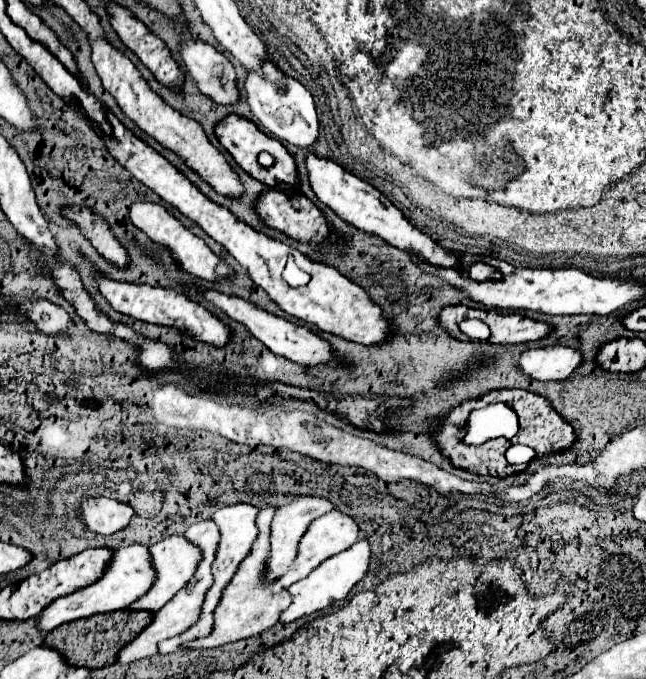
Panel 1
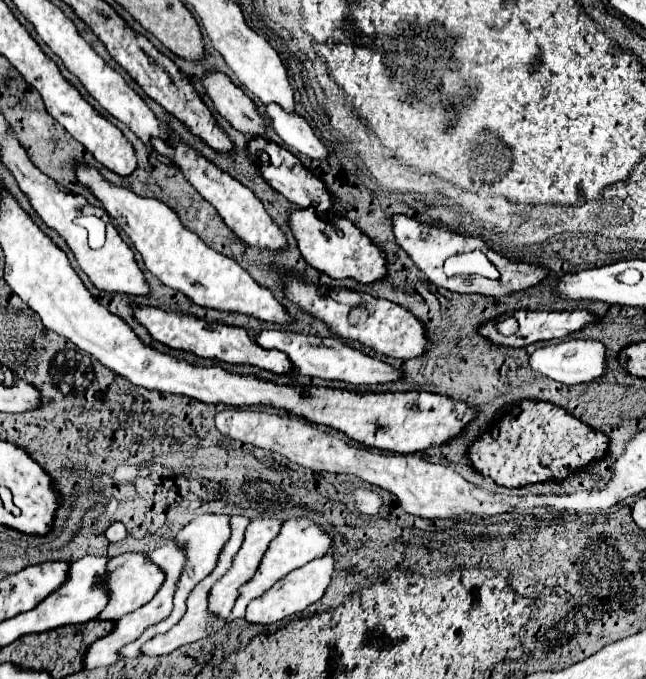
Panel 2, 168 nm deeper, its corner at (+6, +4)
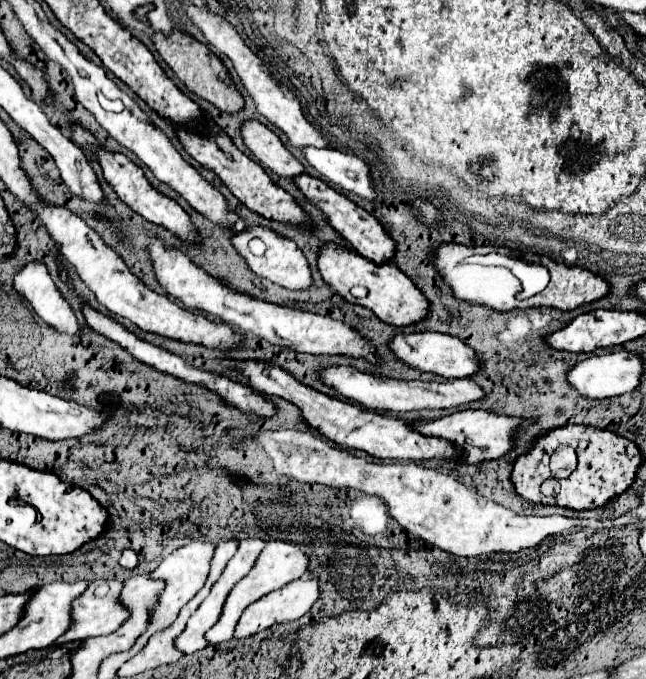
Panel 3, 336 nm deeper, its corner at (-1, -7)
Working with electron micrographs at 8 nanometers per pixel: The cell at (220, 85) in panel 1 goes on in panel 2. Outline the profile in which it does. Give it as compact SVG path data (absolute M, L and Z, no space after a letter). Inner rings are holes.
M211 70L201 80L215 110L237 130L249 136L263 136L263 118L257 114L251 98L235 86L227 74Z

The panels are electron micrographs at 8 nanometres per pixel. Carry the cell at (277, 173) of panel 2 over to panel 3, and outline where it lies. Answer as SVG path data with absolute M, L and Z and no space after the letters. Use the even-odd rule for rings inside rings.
M302 175L298 179L294 179L294 183L298 185L298 189L316 205L324 211L324 215L330 219L332 227L346 239L352 243L352 247L364 255L366 259L370 259L372 263L386 263L386 261L392 261L392 257L396 255L396 243L392 241L392 237L386 233L386 229L382 227L382 223L372 215L368 213L366 209L358 207L356 203L352 203L348 197L344 197L342 193L334 191L330 185L326 185L324 181L316 179L316 177L310 177L310 175Z

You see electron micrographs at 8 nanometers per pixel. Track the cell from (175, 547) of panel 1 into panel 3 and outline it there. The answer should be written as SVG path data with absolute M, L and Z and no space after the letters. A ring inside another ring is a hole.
M92 581L88 583L86 591L72 601L72 609L70 609L70 627L68 631L58 637L56 645L66 645L72 641L84 641L88 637L98 637L98 635L110 635L112 631L116 631L118 625L122 625L122 621L126 621L126 609L118 603L118 591L122 589L120 581Z

